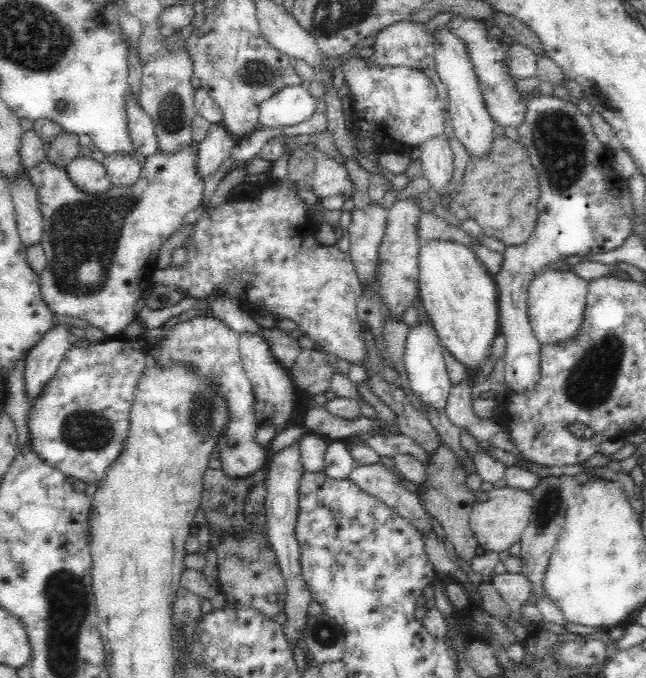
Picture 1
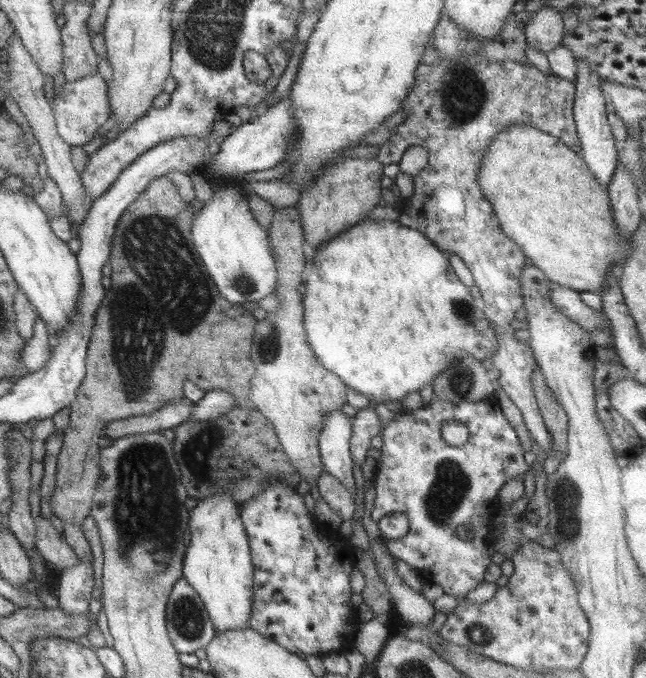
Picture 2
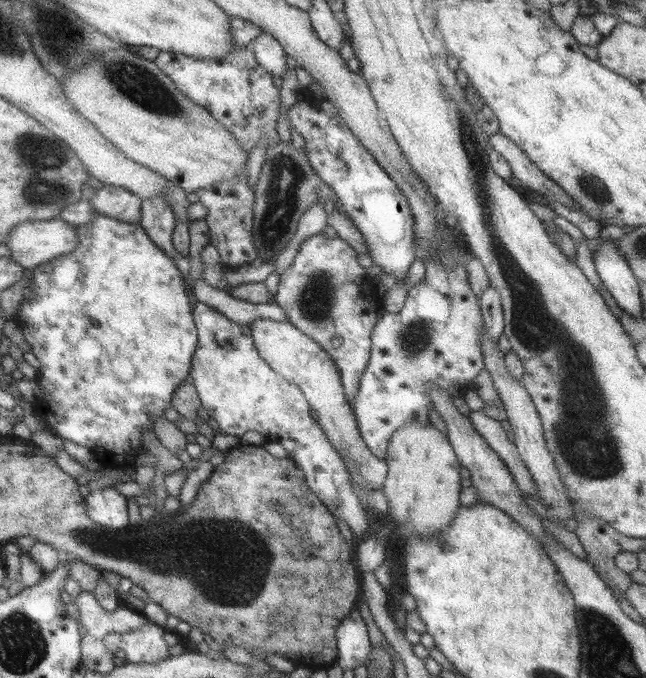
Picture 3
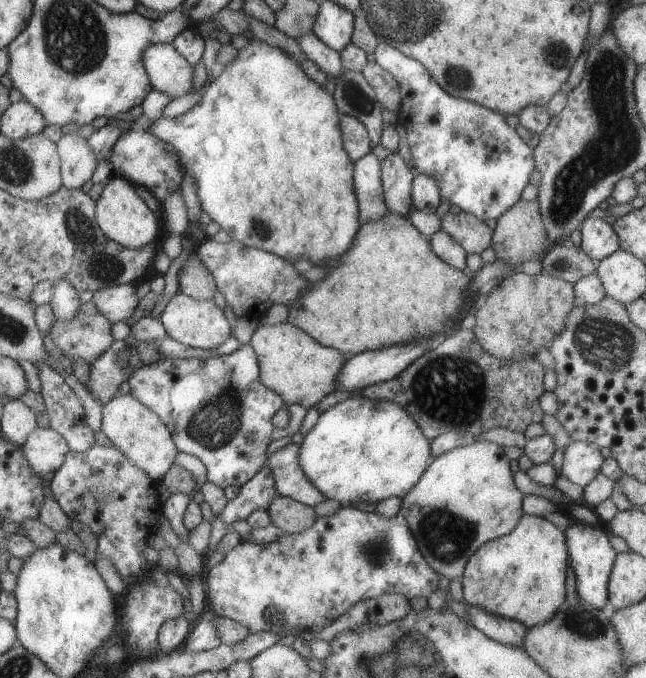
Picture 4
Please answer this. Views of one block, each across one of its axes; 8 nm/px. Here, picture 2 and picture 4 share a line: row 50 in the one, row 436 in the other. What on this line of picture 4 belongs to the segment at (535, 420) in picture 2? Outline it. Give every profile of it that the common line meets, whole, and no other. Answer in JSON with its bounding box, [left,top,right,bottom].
[360,328,545,441]

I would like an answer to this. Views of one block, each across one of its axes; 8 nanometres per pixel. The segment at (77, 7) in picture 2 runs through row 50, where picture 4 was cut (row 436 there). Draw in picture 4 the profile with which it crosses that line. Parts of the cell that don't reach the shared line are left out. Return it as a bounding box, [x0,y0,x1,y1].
[35,362,94,452]

